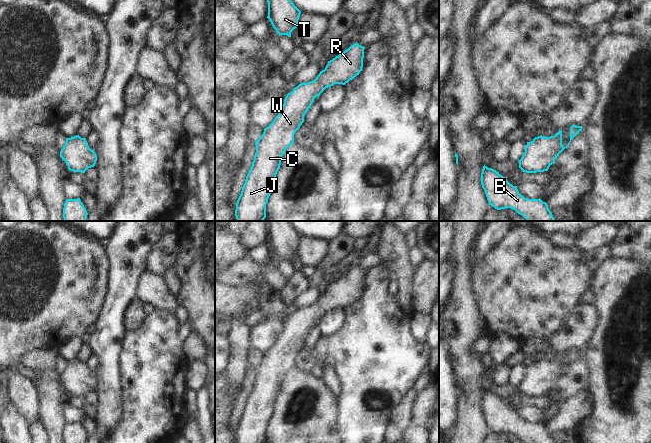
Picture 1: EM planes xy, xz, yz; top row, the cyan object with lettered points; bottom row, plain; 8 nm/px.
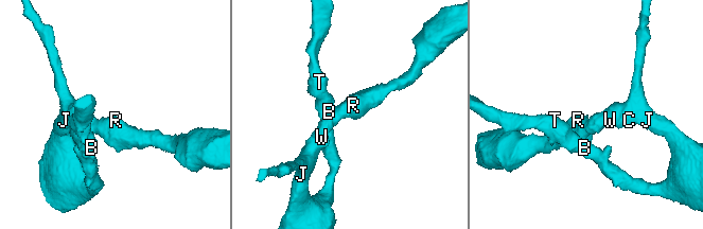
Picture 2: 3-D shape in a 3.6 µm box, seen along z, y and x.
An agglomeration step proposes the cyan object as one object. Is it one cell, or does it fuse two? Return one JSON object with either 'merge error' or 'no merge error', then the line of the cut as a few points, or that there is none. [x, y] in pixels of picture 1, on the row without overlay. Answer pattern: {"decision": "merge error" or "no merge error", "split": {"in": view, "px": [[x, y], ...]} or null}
{"decision": "no merge error", "split": null}

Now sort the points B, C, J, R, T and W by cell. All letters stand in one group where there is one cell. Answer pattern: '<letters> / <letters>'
B C J R T W

